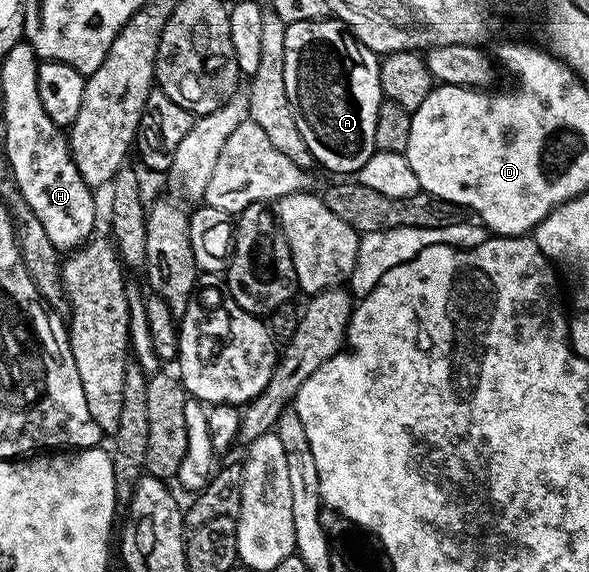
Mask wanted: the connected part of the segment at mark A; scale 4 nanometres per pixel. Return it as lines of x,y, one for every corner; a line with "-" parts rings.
303,21
288,26
286,31
286,91
294,107
294,119
306,147
312,152
312,160
318,166
325,165
336,175
359,174
362,163
378,152
374,131
378,127
381,58
359,41
342,21

